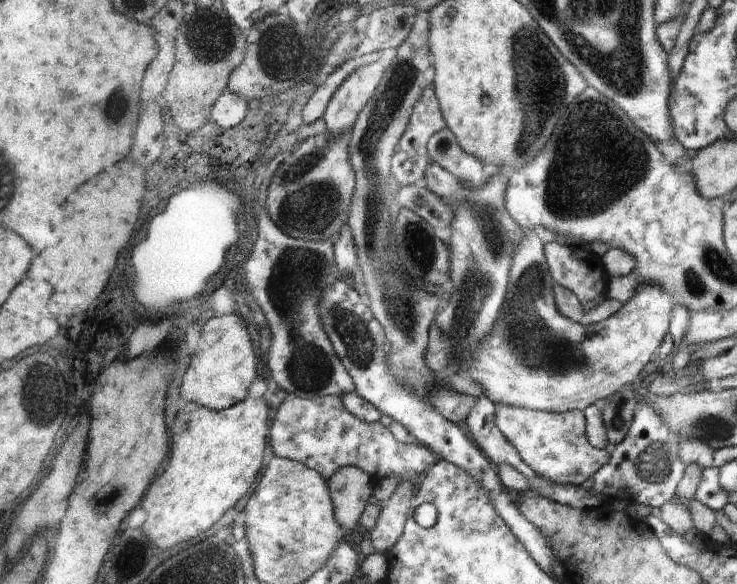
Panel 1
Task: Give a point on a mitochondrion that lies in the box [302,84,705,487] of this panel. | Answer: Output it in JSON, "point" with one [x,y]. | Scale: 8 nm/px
{"point":[579,185]}

